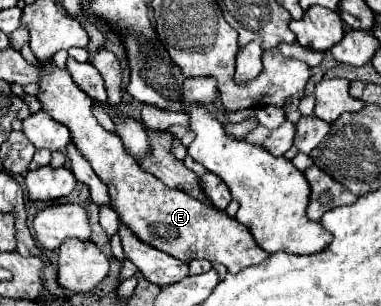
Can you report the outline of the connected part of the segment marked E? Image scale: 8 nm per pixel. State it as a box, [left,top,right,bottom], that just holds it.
[38,59,270,273]

